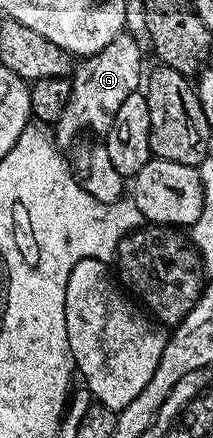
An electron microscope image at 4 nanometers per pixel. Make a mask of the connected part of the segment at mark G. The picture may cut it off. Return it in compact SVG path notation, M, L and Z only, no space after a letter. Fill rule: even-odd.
M122 33L107 45L107 49L99 49L99 53L82 58L76 64L71 75L71 101L67 101L67 109L63 109L63 117L59 117L55 125L58 147L68 149L84 131L94 131L98 137L109 134L111 125L115 125L115 113L119 113L123 101L142 86L141 55L142 47L130 35Z

